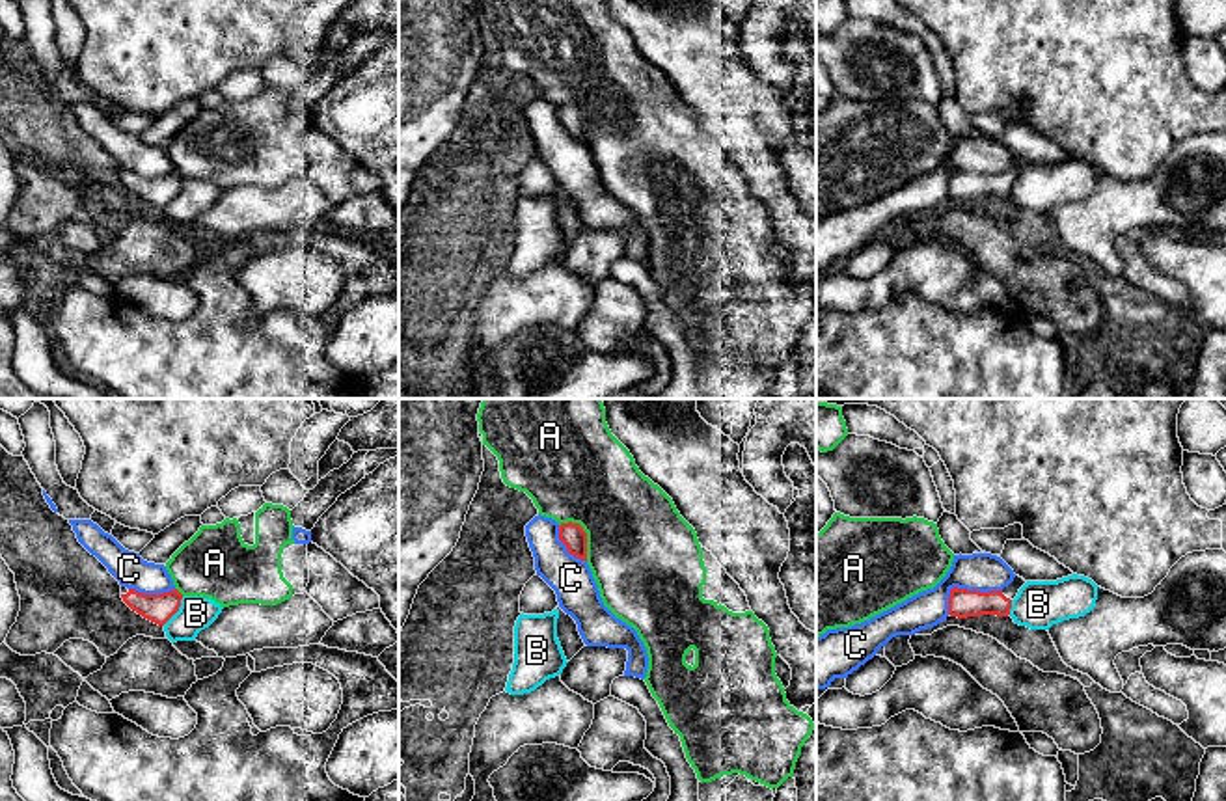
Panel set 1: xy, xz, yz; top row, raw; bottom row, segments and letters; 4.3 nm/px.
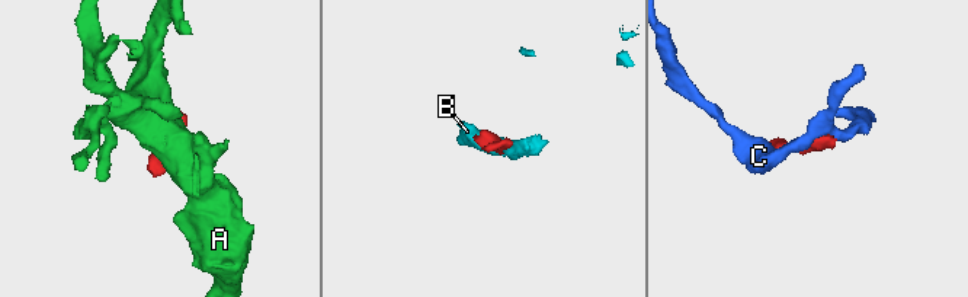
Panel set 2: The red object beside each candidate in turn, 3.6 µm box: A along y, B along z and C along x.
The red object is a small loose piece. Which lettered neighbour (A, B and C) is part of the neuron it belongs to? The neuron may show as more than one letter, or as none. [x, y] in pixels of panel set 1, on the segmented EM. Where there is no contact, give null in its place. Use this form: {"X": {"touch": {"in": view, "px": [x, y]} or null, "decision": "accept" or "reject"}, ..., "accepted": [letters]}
{"A": {"touch": {"in": "xz", "px": [585, 533]}, "decision": "reject"}, "B": {"touch": {"in": "xy", "px": [176, 611]}, "decision": "reject"}, "C": {"touch": {"in": "yz", "px": [964, 589]}, "decision": "reject"}, "accepted": []}

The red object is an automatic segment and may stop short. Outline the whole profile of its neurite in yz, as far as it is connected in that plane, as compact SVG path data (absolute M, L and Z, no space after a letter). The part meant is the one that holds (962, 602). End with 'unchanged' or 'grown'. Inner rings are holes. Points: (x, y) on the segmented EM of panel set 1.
M1015 576L1002 591L980 592L954 587L948 596L948 615L958 618L980 615L1008 617L1012 600L1025 583L1023 577Z; grown

